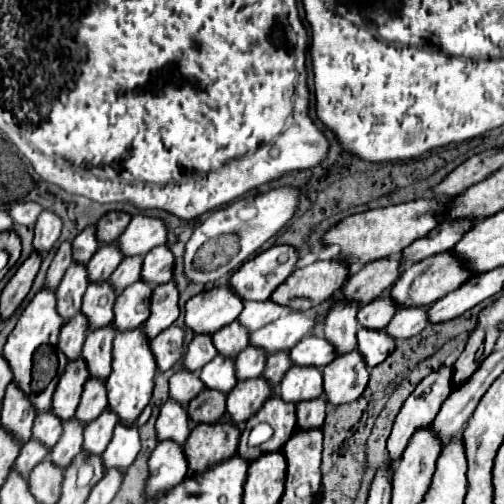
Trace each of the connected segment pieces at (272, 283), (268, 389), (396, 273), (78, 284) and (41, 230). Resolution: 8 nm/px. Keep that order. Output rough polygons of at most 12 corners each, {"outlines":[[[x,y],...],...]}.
{"outlines":[[[272,245],[230,279],[244,299],[266,301],[296,269],[298,249]],[[266,377],[244,379],[228,393],[226,413],[248,421],[274,395]],[[378,259],[350,275],[340,295],[370,303],[390,291],[402,259]],[[74,263],[62,277],[58,313],[68,321],[88,287],[86,263]],[[44,209],[36,221],[34,249],[44,255],[58,241],[62,219]]]}

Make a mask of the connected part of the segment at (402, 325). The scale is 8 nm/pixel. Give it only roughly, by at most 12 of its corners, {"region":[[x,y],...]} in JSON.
{"region":[[404,307],[388,323],[388,335],[408,339],[428,325],[428,307]]}

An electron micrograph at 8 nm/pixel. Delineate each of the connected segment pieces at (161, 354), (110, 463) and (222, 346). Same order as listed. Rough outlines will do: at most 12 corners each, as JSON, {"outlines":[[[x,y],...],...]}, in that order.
{"outlines":[[[170,325],[152,339],[158,371],[182,357],[184,329]],[[118,423],[102,459],[126,469],[140,451],[136,425]],[[232,321],[212,335],[218,353],[236,357],[250,331]]]}

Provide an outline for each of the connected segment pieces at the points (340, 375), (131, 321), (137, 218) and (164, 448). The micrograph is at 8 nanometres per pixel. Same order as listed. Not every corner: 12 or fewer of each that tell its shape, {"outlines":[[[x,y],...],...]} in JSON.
{"outlines":[[[356,351],[322,369],[328,403],[358,399],[368,367]],[[126,287],[114,303],[114,327],[128,331],[150,315],[152,287]],[[134,215],[118,243],[122,253],[146,255],[168,241],[160,217]],[[158,443],[148,459],[148,499],[188,473],[184,445]]]}

